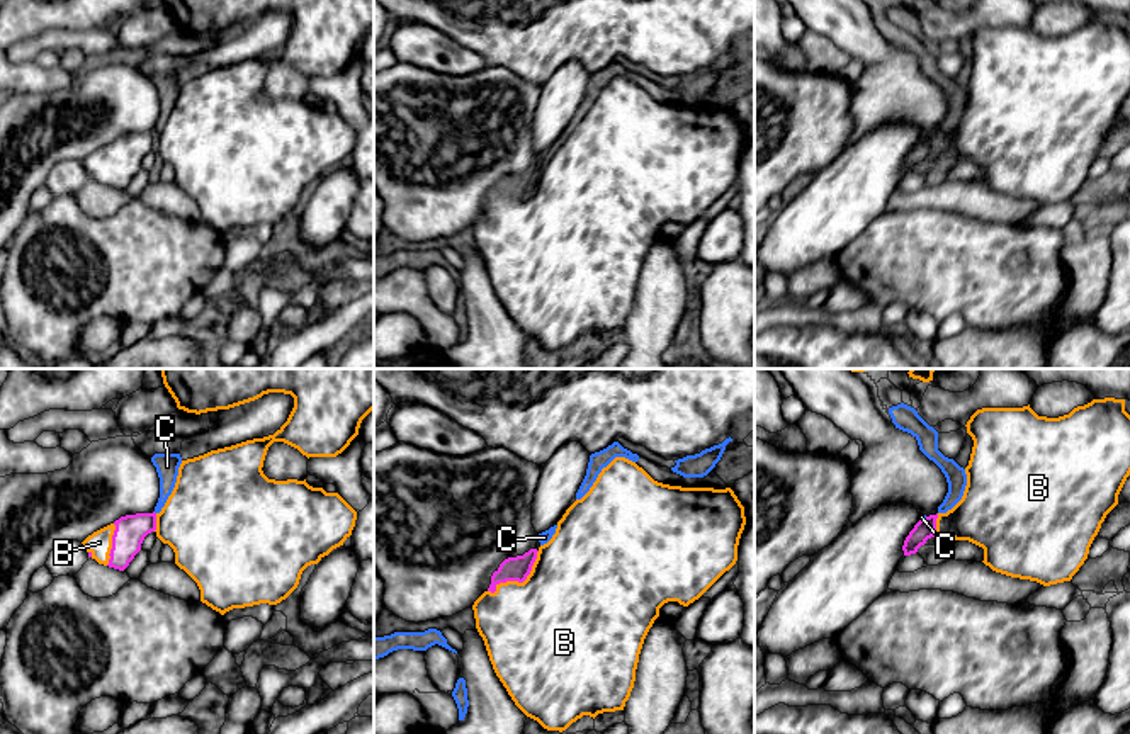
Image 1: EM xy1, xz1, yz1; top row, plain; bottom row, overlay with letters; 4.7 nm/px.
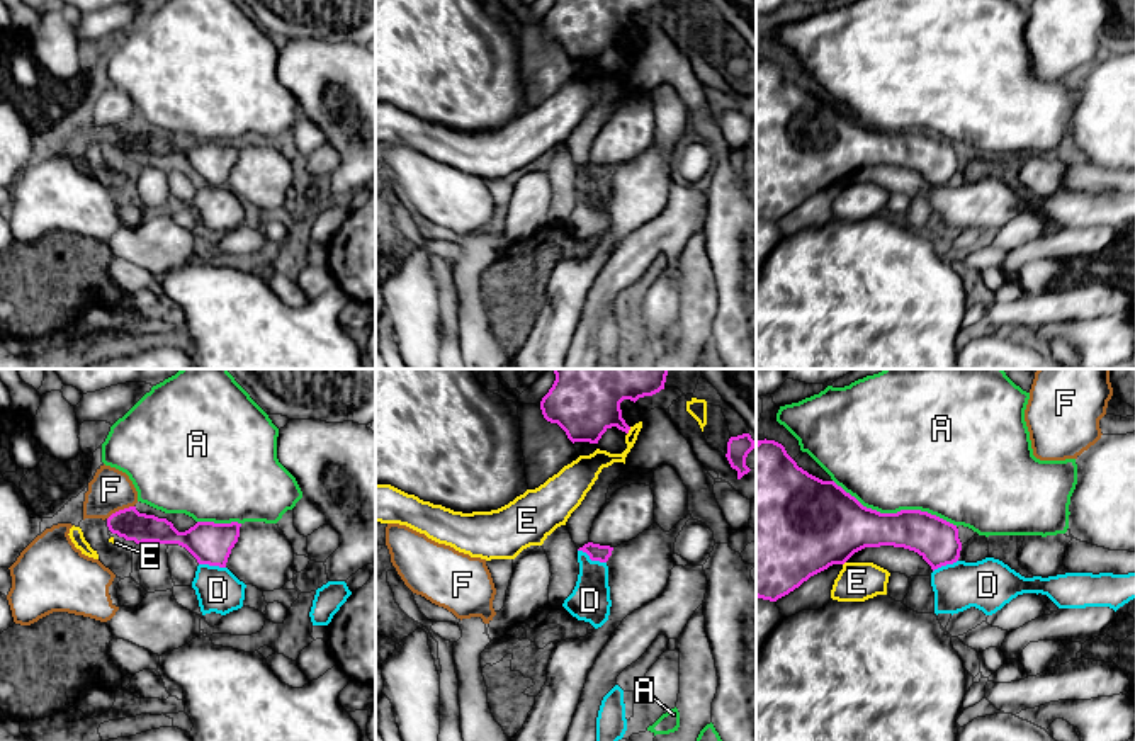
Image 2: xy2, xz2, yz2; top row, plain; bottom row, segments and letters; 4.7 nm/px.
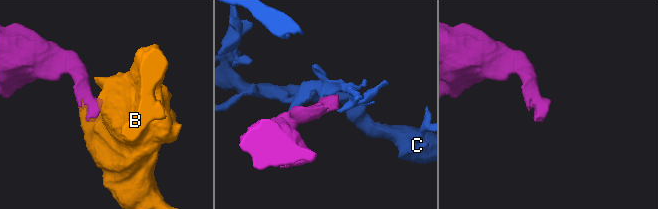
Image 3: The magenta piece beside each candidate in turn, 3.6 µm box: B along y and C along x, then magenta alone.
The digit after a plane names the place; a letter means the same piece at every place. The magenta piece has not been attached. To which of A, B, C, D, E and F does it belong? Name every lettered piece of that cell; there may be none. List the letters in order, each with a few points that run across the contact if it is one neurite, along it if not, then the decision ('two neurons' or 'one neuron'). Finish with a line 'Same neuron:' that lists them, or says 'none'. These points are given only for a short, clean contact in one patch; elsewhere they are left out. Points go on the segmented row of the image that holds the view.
A: two neurons
B: one neuron
C: yz1 (926, 517), (920, 520) | two neurons
D: xz2 (578, 549), (592, 559), (605, 563) | two neurons
E: two neurons
F: xy2 (133, 505), (116, 510), (107, 519) | two neurons
Same neuron: B

